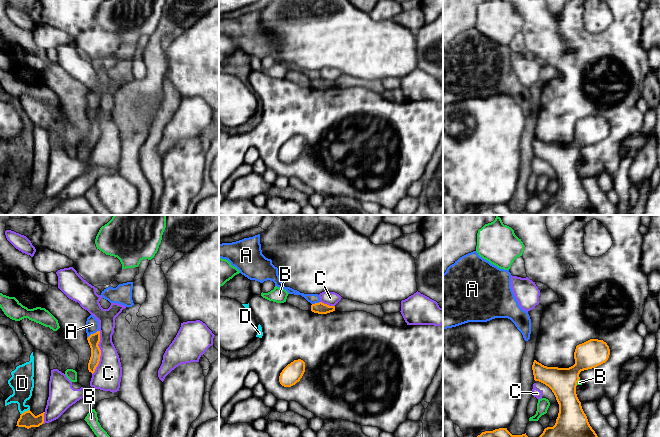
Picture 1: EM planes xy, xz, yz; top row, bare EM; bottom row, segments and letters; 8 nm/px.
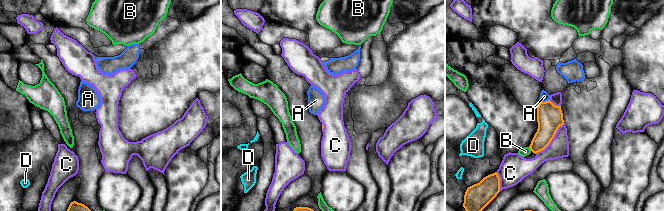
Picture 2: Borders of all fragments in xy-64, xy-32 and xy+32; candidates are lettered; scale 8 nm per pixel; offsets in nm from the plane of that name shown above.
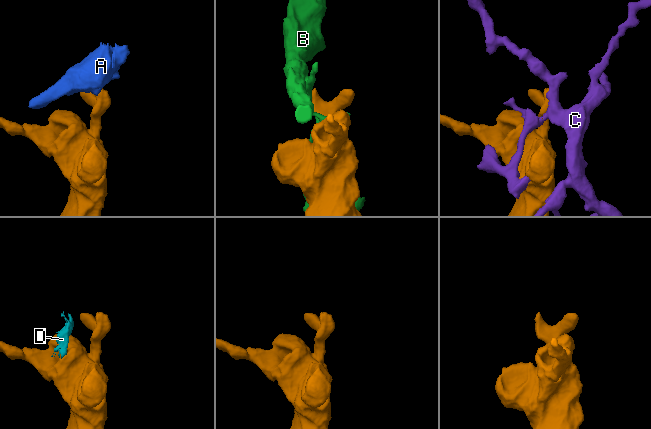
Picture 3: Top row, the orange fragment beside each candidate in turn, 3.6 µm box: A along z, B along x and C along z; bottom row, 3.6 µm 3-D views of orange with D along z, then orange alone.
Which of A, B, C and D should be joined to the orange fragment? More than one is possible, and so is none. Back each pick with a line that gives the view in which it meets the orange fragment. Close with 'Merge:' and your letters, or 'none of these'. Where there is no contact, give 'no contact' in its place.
Merge: none of these

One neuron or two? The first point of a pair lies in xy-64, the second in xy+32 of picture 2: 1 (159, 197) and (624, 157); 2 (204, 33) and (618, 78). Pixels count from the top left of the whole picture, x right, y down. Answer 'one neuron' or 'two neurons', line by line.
1: two neurons
2: two neurons

